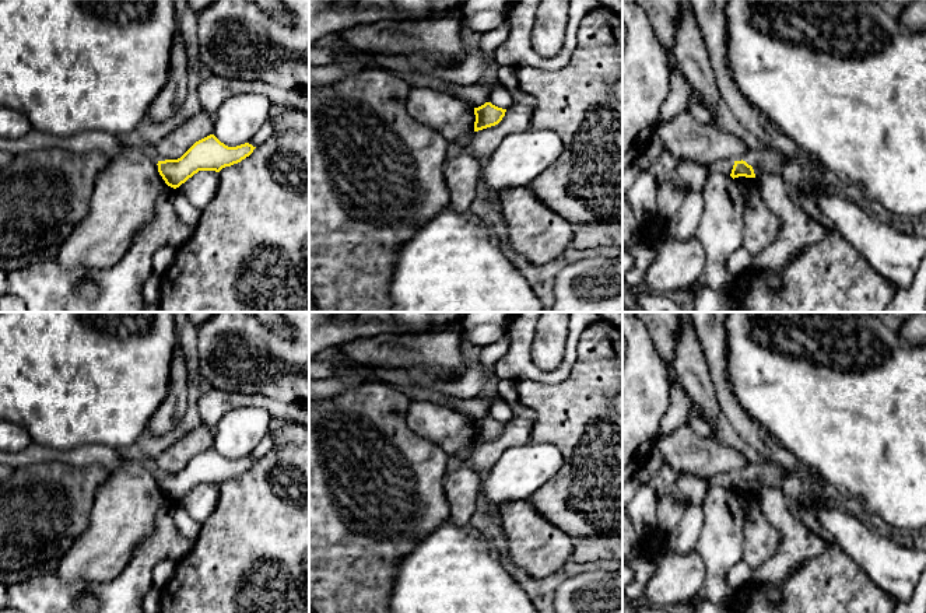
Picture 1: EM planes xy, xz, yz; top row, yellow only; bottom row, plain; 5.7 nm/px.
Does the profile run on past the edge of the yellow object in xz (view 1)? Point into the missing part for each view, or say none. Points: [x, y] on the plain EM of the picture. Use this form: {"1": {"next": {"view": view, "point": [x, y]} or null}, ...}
{"1": {"next": null}}

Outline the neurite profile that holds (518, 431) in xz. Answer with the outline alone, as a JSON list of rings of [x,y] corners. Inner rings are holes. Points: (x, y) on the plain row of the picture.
[[[513,414],[502,434],[495,439],[476,445],[464,463],[477,473],[488,472],[506,449],[530,441],[532,427],[532,421]]]

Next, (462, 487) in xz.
[[[463,463],[456,470],[445,474],[443,490],[450,507],[450,521],[457,525],[470,523],[481,497],[478,473]]]

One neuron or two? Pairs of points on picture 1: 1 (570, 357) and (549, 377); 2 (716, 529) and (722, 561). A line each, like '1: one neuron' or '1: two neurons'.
1: one neuron
2: one neuron

